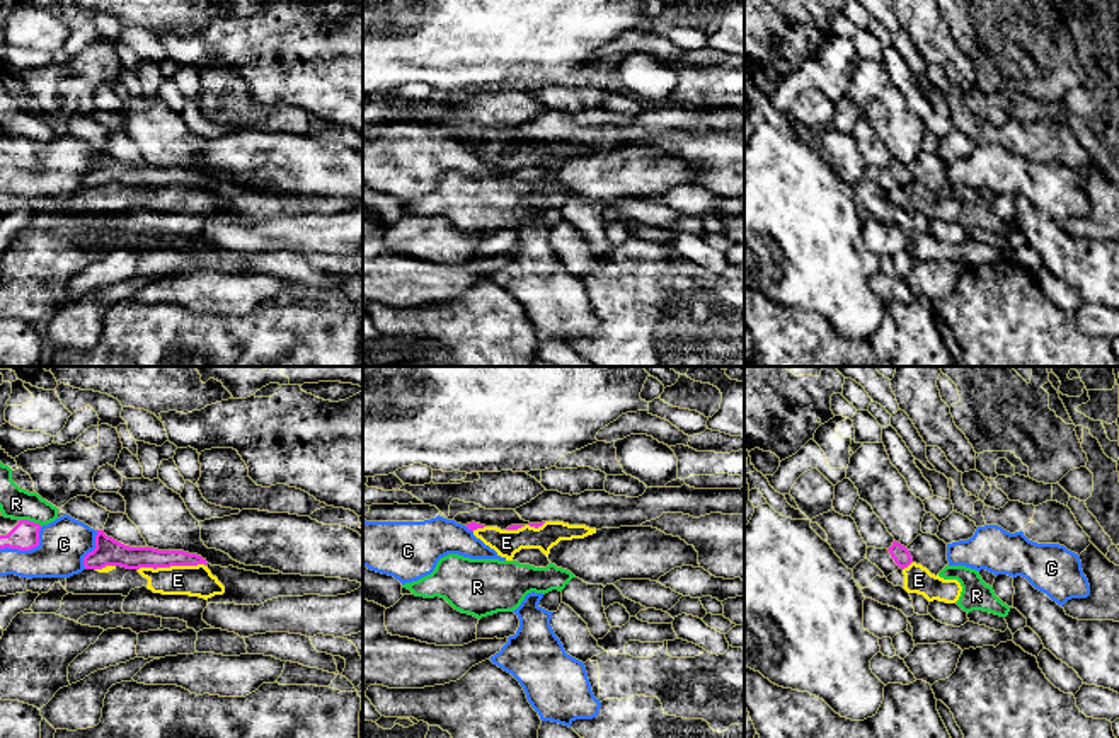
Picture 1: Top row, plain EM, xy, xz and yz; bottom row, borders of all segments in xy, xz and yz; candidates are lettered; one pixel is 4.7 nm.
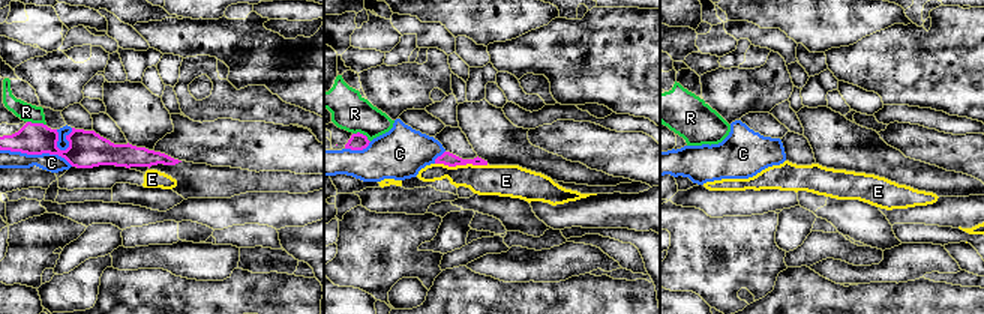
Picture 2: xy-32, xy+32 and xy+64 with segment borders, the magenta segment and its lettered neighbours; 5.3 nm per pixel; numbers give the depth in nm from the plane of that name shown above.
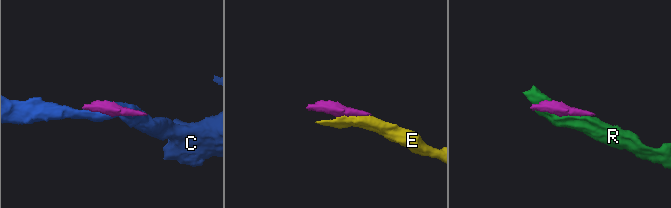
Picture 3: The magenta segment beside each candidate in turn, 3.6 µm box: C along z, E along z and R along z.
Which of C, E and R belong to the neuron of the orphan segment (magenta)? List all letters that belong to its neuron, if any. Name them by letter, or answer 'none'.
none

